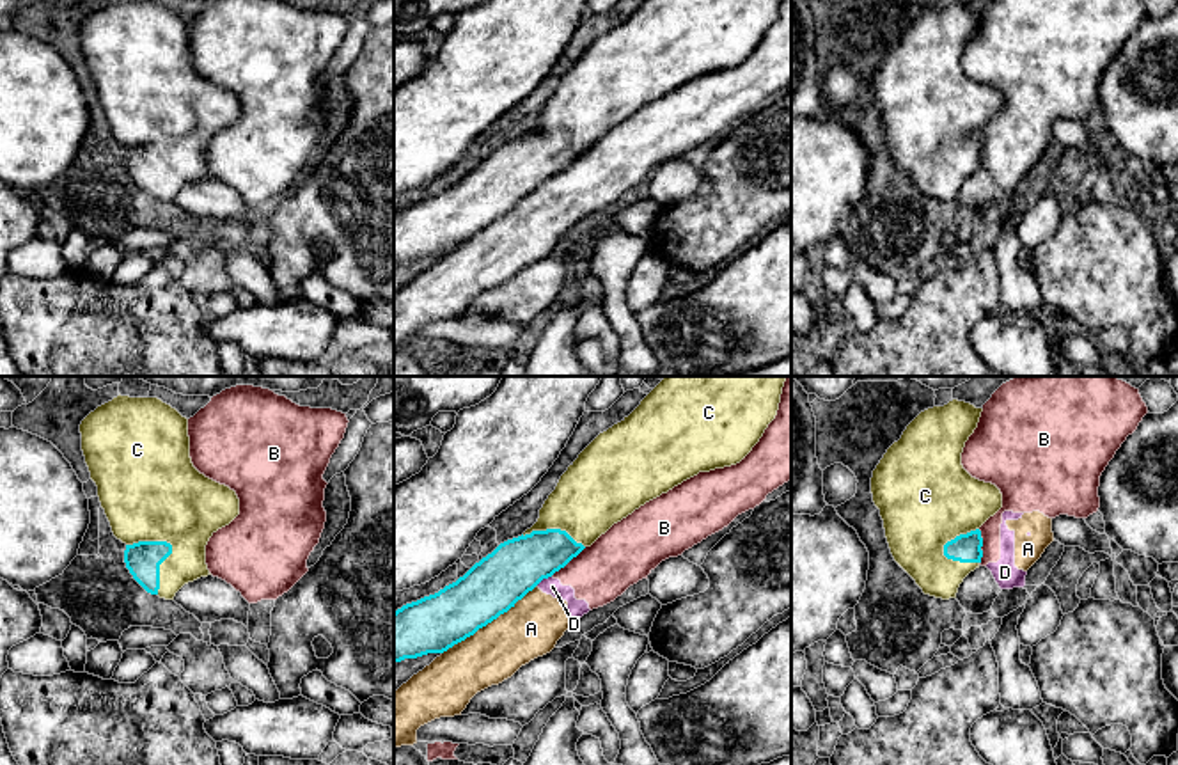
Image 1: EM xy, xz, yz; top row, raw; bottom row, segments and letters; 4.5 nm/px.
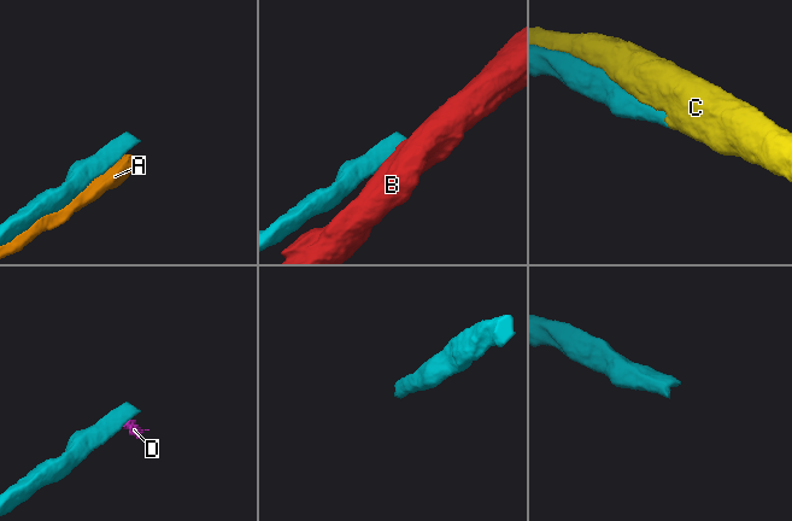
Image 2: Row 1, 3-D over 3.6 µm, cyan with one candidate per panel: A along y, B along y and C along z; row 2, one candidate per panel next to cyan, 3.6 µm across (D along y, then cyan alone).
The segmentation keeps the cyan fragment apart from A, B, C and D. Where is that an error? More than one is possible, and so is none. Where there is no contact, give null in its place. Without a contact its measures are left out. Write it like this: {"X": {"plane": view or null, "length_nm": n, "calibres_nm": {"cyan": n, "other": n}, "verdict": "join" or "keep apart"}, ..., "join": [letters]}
{"A": {"plane": "xz", "length_nm": 550, "calibres_nm": {"cyan": 260, "other": 260}, "verdict": "keep apart"}, "B": {"plane": "xz", "length_nm": 220, "calibres_nm": {"cyan": 240, "other": 260}, "verdict": "keep apart"}, "C": {"plane": "xy", "length_nm": 280, "calibres_nm": {"cyan": 160, "other": 420}, "verdict": "join"}, "D": {"plane": "xz", "length_nm": 80, "calibres_nm": {"cyan": 260, "other": 80}, "verdict": "keep apart"}, "join": ["C"]}

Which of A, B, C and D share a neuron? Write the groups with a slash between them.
A B D / C

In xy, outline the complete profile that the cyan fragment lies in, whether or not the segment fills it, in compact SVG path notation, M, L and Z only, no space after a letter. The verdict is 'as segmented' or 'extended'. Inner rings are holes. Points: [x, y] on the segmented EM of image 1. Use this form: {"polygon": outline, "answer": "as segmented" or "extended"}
{"polygon": "M117 396L98 406L80 424L82 451L98 486L98 497L112 532L126 545L124 563L133 579L151 595L174 600L188 582L211 575L206 545L222 527L240 515L234 490L200 474L190 458L188 419L158 398Z", "answer": "extended"}

